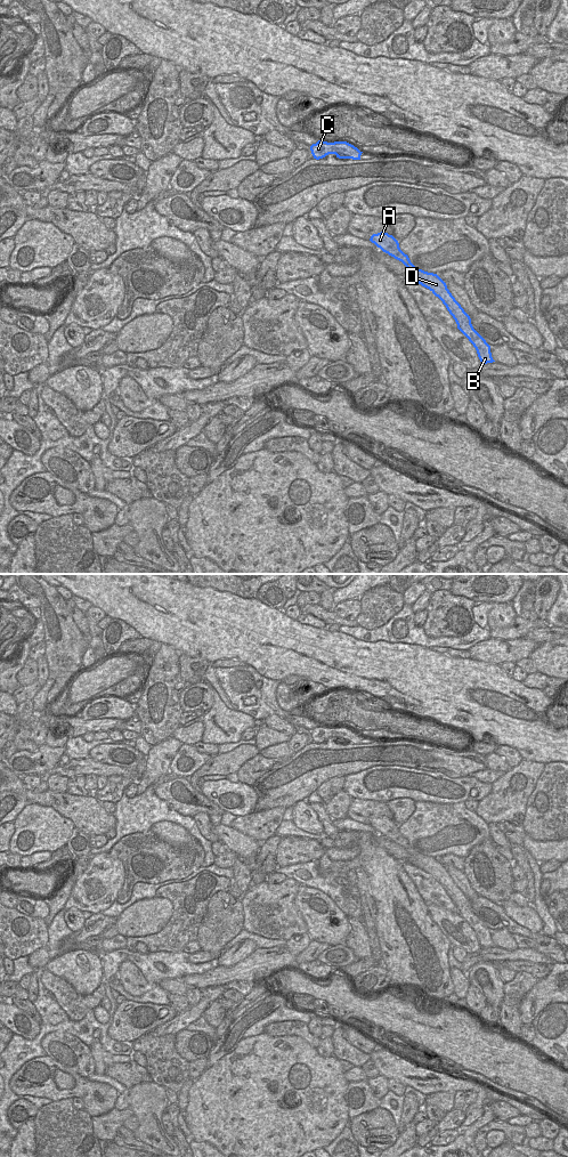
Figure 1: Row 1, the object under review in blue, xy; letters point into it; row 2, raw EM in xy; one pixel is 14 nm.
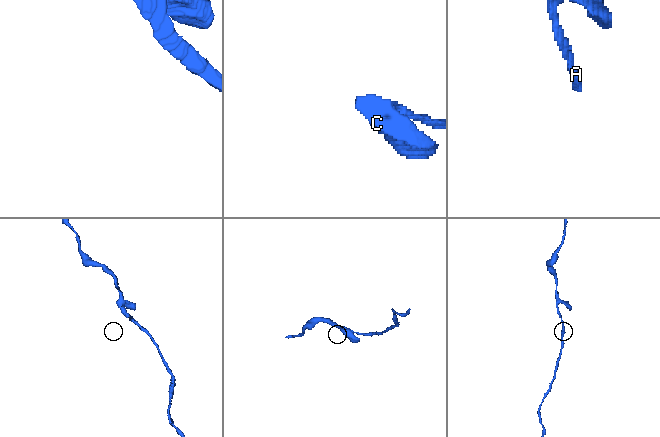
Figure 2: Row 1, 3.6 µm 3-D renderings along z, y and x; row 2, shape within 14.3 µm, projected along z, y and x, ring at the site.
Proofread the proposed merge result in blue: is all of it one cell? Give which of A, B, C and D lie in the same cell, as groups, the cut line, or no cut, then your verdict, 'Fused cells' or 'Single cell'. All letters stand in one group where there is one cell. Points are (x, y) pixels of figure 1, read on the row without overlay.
Groups: A B C D. No split. Single cell.

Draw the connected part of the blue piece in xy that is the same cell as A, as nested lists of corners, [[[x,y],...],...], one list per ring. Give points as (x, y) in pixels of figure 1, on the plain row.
[[[386,816],[373,818],[370,823],[383,836],[401,846],[409,855],[408,863],[429,873],[446,890],[449,898],[457,908],[457,913],[469,923],[477,934],[481,948],[495,946],[492,941],[490,930],[473,913],[470,900],[464,896],[461,889],[455,884],[446,867],[433,857],[428,857],[415,851],[407,839],[400,832],[398,825]]]

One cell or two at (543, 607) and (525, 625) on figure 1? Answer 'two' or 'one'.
two

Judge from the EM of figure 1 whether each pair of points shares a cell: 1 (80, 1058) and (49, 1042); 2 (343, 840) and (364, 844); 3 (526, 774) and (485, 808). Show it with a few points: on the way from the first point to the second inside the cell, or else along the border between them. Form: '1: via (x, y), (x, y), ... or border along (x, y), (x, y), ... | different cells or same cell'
1: via (72, 1053), (57, 1044) | same cell
2: via (348, 838), (357, 838), (359, 840) | same cell
3: via (526, 787), (512, 794), (498, 806) | same cell

